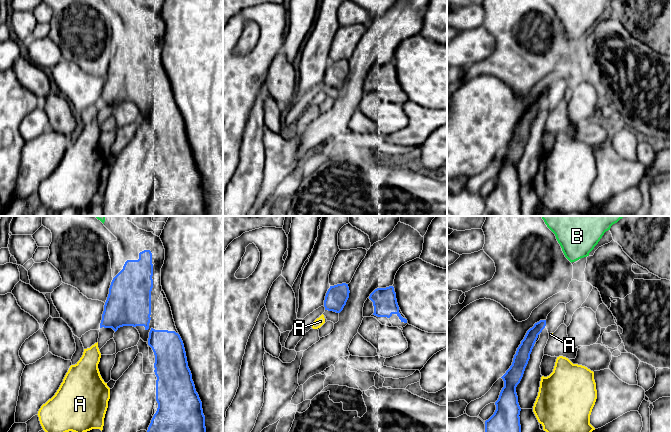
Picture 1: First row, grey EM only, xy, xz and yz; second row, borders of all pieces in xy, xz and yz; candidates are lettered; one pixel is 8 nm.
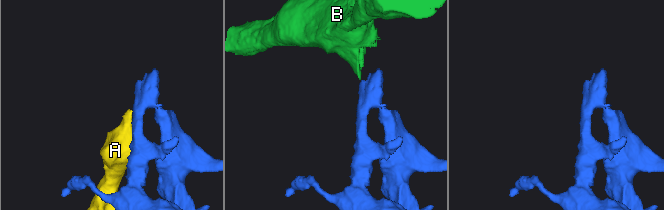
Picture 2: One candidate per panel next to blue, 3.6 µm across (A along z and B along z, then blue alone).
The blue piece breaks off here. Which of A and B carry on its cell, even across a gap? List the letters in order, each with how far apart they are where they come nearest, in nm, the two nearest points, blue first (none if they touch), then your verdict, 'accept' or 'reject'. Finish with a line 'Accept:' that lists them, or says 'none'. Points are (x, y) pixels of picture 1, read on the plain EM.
A: gap 50 nm; span xz (325, 85), (322, 90); reject
B: gap 500 nm; span yz (545, 96), (571, 38); accept
Accept: B

